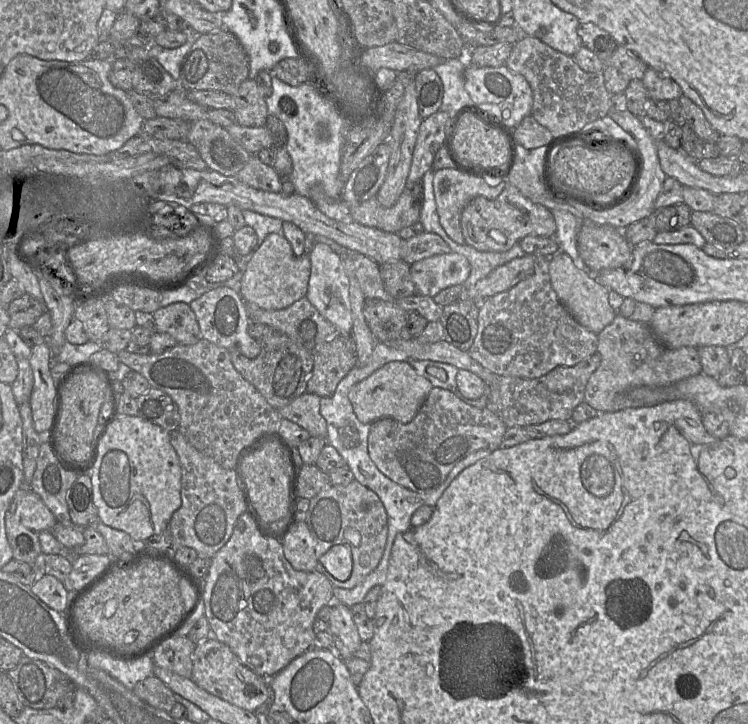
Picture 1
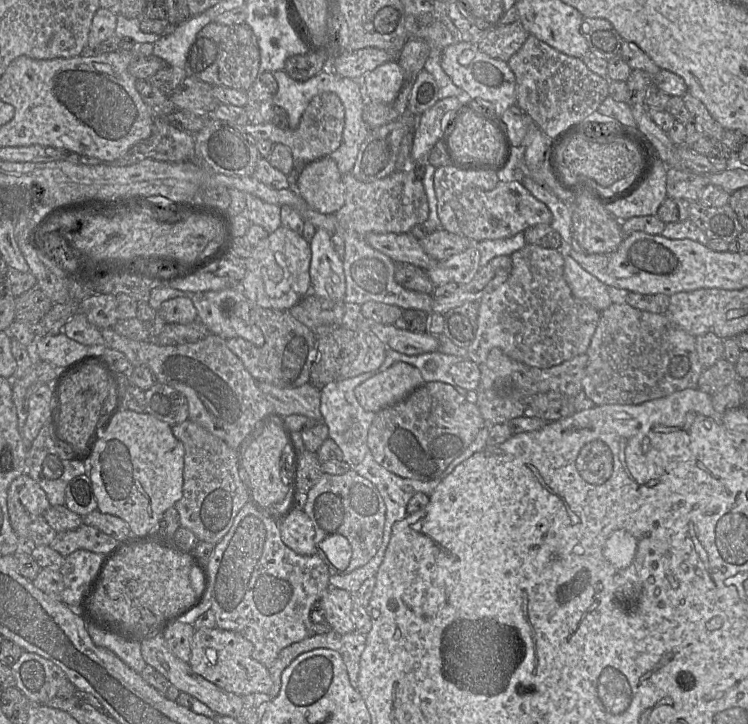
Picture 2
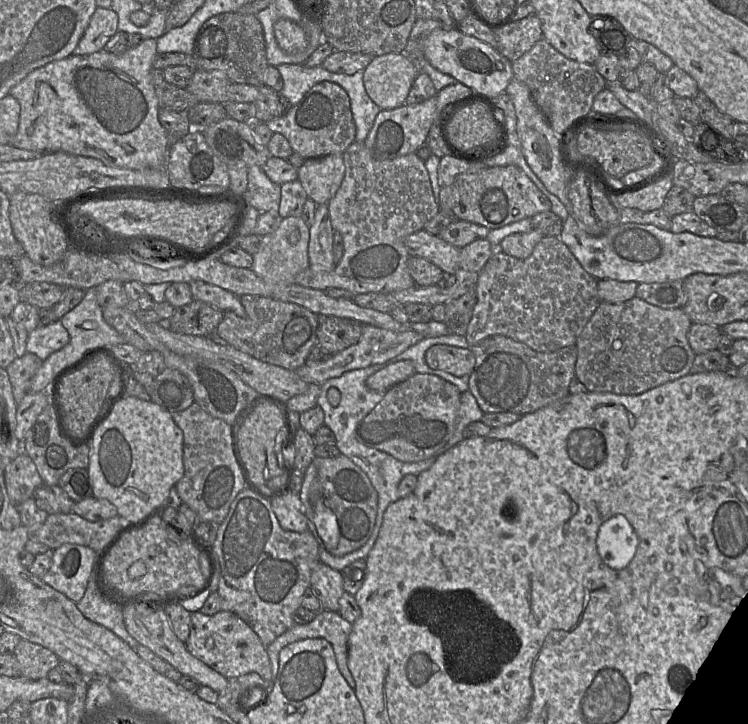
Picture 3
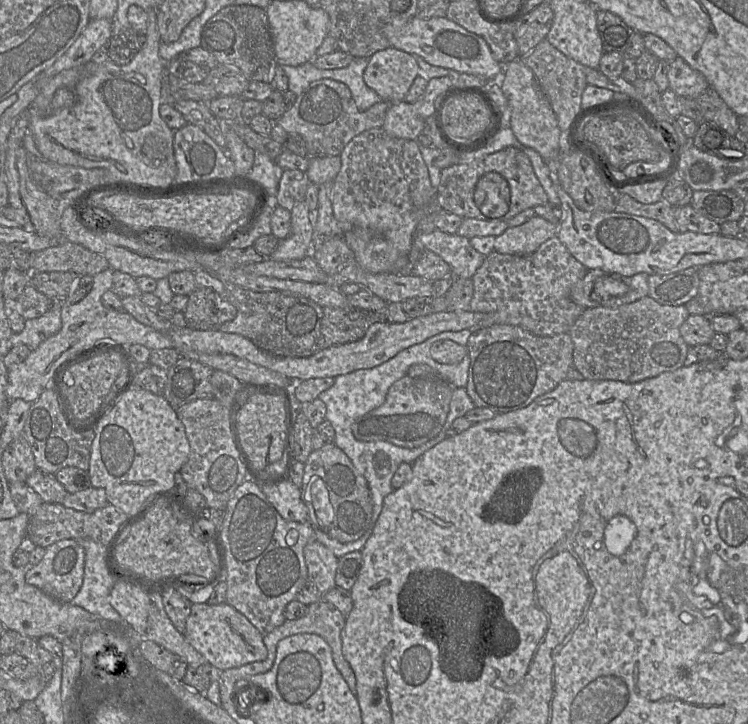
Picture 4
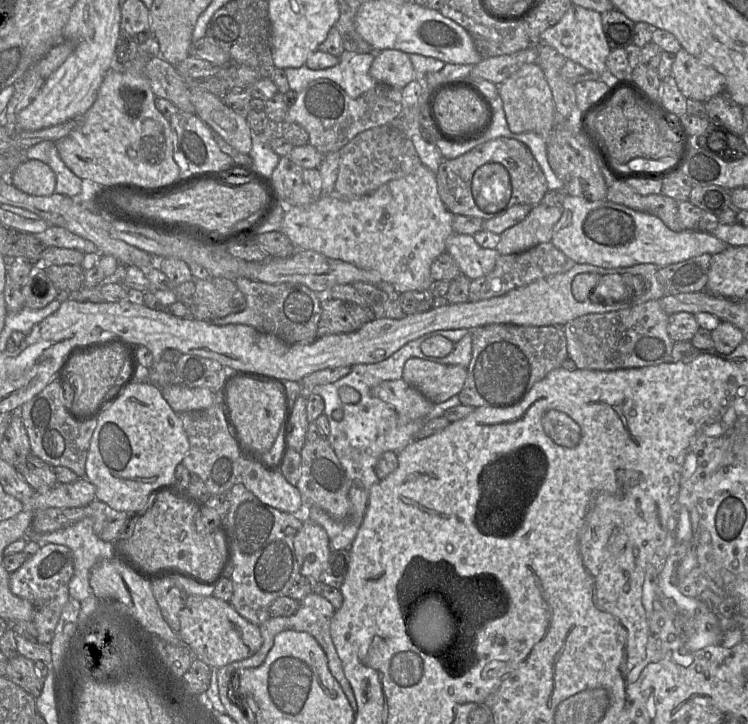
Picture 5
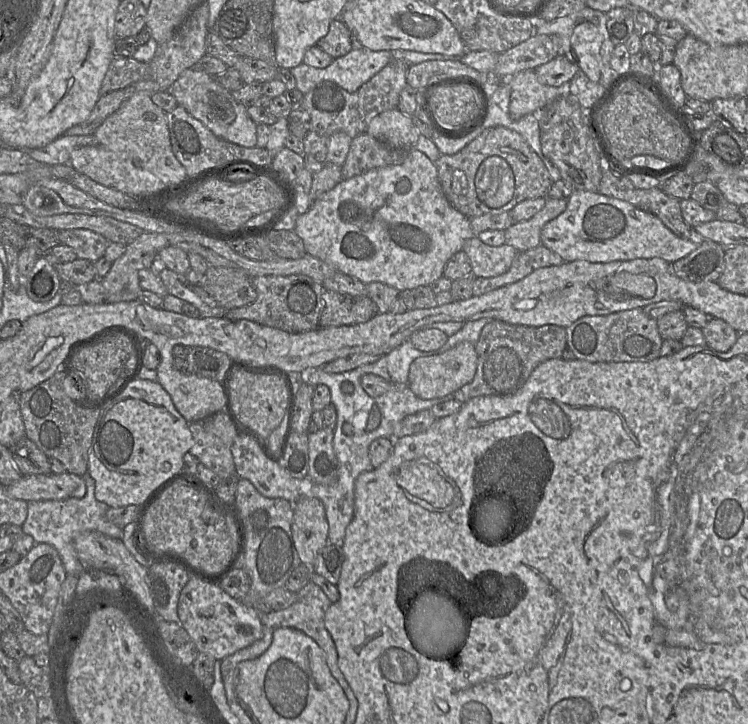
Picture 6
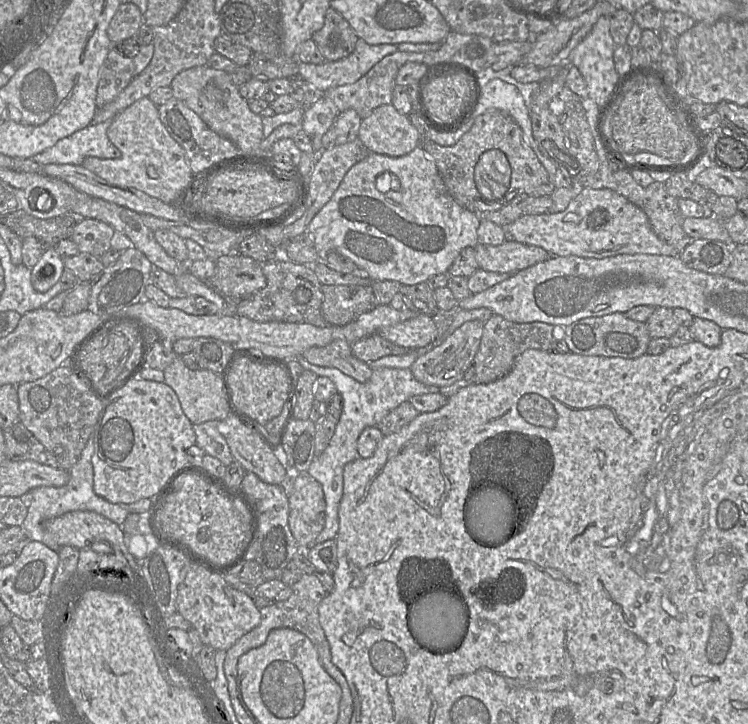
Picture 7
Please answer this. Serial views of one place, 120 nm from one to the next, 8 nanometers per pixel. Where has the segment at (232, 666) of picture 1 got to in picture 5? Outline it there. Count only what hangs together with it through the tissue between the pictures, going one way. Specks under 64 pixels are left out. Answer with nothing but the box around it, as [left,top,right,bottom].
[179,595,262,668]

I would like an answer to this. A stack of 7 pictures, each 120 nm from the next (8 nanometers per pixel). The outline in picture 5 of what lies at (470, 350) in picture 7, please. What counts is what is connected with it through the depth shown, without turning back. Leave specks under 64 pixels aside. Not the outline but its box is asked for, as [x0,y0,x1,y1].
[402,357,467,404]

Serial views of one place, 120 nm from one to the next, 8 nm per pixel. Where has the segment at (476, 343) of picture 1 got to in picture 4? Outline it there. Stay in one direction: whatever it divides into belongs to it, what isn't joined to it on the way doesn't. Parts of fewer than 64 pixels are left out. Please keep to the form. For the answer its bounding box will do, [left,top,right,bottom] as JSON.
[470,237,587,336]

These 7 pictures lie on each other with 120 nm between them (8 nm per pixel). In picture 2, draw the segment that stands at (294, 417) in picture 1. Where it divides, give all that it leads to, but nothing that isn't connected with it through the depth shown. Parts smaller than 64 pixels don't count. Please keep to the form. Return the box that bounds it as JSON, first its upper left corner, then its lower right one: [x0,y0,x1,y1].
[257,382,322,421]

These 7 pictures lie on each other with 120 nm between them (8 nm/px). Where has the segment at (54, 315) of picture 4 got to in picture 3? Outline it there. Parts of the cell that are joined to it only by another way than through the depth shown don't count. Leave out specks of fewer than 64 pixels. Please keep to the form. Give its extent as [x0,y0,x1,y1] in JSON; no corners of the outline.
[26,320,69,361]

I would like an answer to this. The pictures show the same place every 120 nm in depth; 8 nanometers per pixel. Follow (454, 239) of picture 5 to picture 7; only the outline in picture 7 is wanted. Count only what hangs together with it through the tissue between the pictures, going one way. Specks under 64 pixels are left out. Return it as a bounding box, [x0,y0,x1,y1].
[474,239,551,273]

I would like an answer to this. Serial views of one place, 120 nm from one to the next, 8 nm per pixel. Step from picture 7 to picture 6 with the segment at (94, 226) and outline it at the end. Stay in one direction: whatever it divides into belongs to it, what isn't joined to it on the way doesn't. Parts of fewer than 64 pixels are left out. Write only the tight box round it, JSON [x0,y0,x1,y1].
[58,229,110,263]

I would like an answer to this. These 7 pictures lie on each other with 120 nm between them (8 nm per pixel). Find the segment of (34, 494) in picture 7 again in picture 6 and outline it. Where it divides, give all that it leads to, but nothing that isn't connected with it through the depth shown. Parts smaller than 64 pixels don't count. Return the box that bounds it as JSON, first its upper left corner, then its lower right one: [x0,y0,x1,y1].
[22,473,123,577]

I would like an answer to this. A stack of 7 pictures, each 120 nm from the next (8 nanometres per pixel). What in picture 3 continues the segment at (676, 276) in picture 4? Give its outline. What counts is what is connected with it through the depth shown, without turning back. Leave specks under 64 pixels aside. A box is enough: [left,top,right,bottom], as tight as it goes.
[635,280,687,309]

